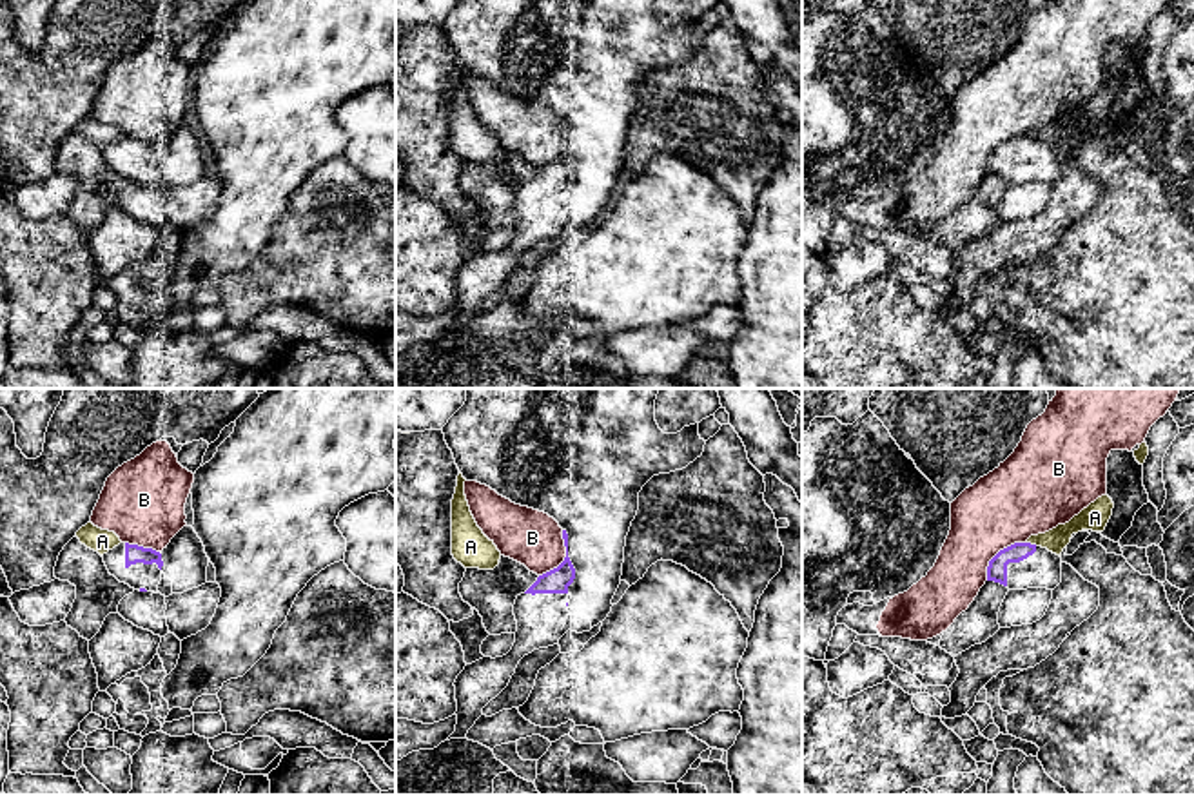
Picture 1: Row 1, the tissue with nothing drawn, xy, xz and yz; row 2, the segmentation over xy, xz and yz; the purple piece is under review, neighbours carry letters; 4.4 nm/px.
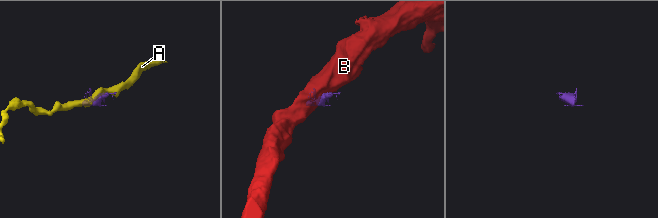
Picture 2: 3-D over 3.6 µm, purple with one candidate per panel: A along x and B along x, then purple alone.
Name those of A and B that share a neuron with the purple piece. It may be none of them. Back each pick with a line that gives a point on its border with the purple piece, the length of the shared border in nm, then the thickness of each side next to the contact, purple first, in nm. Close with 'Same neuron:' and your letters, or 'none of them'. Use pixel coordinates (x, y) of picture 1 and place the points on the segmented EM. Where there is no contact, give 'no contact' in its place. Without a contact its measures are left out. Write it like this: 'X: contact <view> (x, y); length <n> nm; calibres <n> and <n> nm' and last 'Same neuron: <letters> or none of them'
Same neuron: none of them

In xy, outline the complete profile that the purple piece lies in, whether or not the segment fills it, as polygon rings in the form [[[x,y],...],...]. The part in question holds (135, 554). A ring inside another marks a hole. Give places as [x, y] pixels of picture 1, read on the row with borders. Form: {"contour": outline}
{"contour": [[[183,526],[161,552],[120,543],[102,557],[111,575],[140,592],[169,597],[207,583],[209,557],[192,526]]]}

